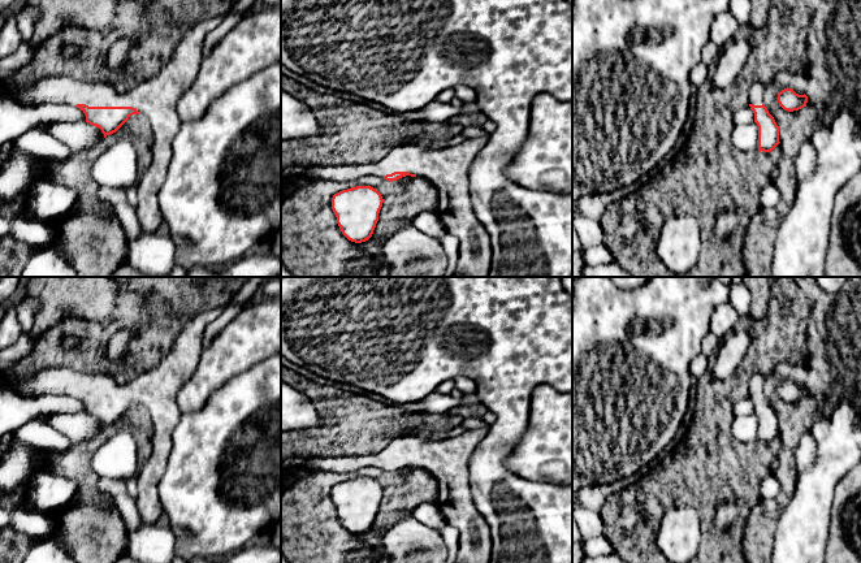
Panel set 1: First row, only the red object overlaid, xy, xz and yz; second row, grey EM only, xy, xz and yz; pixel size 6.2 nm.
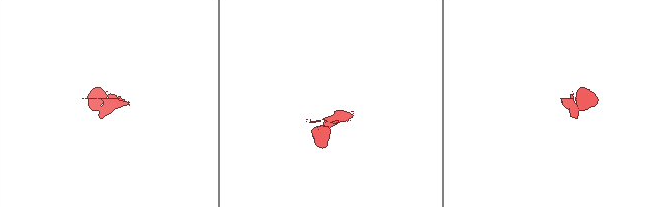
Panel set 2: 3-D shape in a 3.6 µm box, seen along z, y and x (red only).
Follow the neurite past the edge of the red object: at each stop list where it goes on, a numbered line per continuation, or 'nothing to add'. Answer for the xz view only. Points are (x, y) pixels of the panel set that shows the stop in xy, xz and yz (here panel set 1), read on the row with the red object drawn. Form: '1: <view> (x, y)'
1: xz (448, 169)

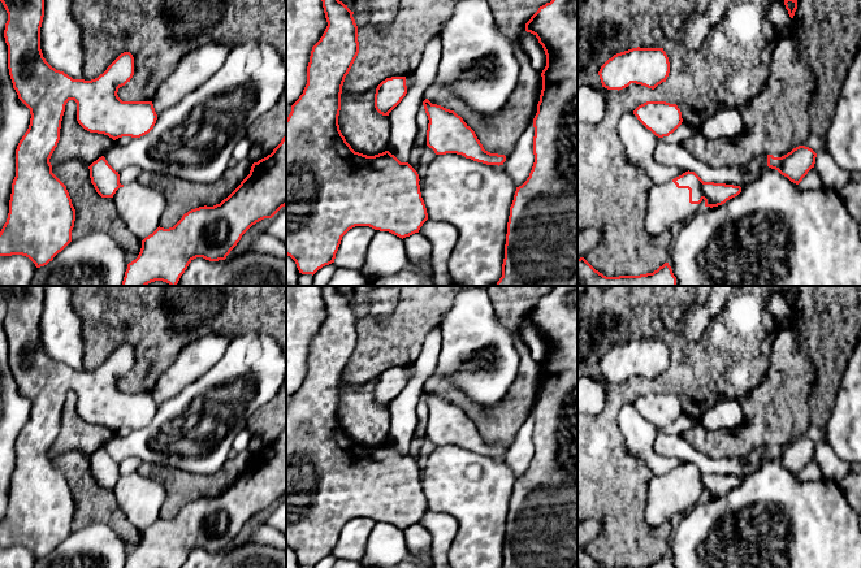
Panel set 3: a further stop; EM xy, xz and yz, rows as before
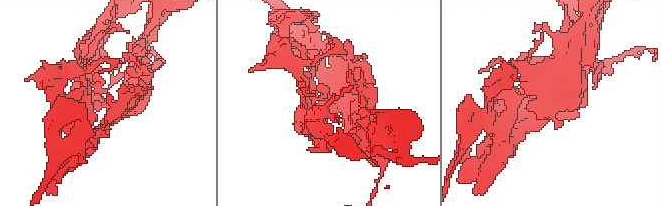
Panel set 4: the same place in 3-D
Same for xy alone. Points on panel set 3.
1: xy (141, 207)

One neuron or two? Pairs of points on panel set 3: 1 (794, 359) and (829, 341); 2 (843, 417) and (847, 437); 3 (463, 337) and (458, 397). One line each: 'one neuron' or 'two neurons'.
1: two neurons
2: one neuron
3: two neurons

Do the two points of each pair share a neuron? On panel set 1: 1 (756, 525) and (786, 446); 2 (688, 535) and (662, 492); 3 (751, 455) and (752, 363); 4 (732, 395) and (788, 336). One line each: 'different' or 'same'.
1: same
2: different
3: same
4: same

